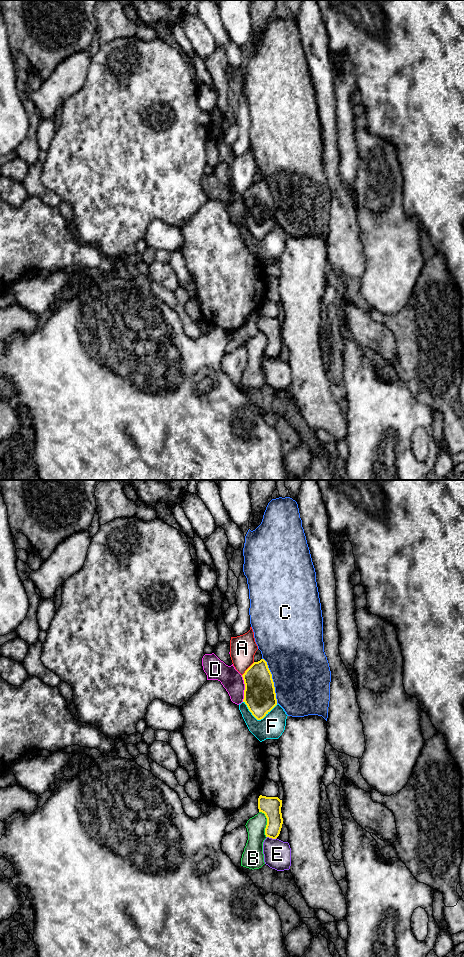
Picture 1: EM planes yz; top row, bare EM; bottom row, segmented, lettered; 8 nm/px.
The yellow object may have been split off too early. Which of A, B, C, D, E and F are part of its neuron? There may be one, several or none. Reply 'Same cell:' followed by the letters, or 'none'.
Same cell: none

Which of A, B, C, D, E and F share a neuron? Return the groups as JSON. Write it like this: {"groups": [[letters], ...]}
{"groups": [["A"], ["B"], ["C"], ["D", "F"], ["E"]]}

